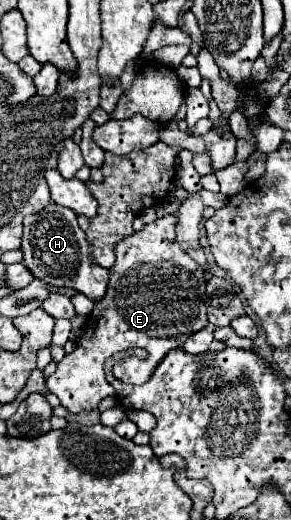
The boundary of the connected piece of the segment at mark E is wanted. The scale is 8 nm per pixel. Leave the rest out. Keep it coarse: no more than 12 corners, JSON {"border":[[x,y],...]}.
{"border":[[168,215],[116,245],[76,355],[46,379],[66,411],[116,395],[104,361],[148,381],[208,325],[202,267]]}

